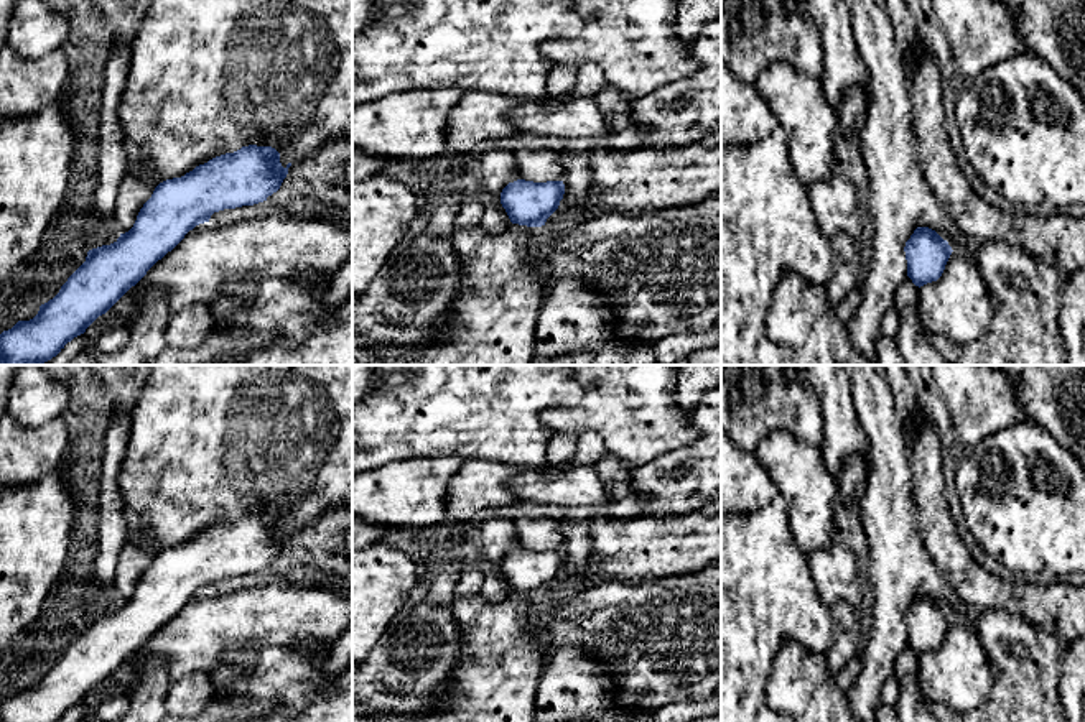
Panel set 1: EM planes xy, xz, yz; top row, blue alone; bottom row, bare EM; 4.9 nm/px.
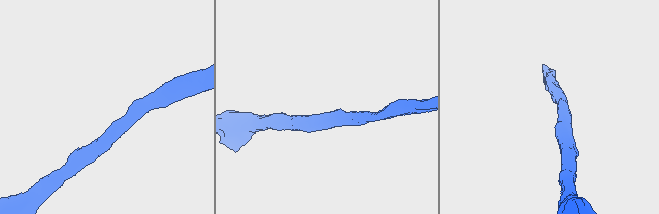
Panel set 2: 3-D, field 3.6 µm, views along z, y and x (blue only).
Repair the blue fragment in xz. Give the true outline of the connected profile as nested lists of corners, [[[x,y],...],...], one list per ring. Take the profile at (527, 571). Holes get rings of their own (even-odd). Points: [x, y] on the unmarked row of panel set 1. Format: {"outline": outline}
{"outline": [[[517,548],[502,558],[501,572],[512,592],[542,595],[558,577],[563,562],[563,549],[533,551]]]}

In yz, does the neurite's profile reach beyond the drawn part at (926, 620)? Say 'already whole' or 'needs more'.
already whole

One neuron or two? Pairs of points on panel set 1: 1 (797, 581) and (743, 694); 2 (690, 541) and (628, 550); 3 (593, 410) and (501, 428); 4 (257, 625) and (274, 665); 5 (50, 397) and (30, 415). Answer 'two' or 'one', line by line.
1: one
2: one
3: two
4: two
5: one

